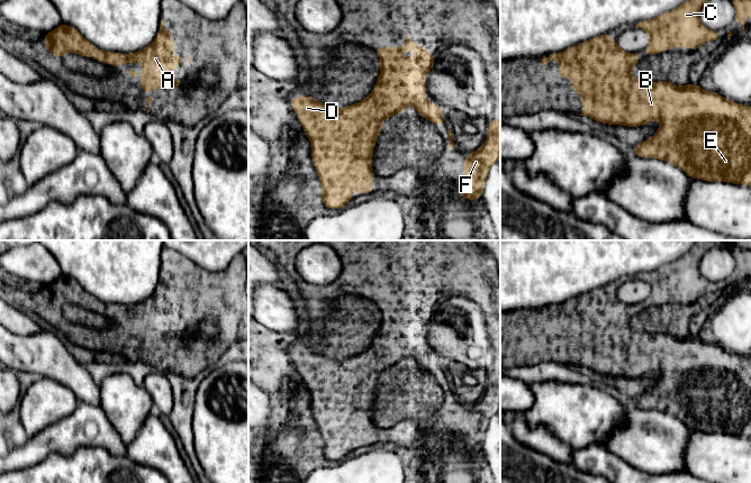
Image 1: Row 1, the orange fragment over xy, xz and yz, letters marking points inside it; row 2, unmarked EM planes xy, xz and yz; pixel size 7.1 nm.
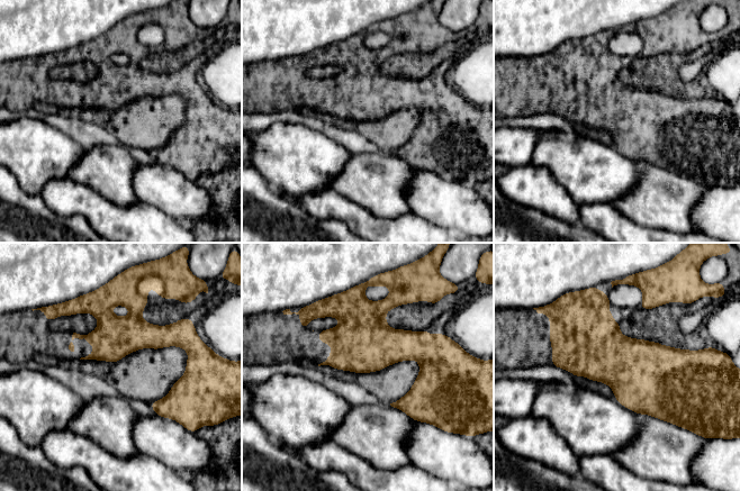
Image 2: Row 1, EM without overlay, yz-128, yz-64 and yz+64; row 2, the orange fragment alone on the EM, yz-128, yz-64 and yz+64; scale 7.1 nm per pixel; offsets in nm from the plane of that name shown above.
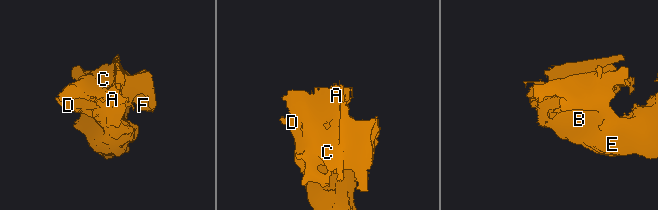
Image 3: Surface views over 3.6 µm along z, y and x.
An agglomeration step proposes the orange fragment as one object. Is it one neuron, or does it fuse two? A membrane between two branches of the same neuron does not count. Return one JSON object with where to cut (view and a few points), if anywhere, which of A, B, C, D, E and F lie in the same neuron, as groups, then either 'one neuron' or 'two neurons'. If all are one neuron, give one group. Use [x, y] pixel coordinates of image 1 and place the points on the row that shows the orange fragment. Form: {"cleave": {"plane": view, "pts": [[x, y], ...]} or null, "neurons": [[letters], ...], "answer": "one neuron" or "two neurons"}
{"cleave": null, "neurons": [["A", "B", "C", "D", "E", "F"]], "answer": "one neuron"}

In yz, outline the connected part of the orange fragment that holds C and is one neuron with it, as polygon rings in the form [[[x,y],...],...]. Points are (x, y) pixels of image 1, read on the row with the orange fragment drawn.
[[[687,0],[676,9],[653,19],[639,22],[635,28],[645,30],[651,39],[643,54],[660,54],[673,47],[698,49],[708,40],[720,42],[718,30],[708,30],[699,20],[706,0]]]

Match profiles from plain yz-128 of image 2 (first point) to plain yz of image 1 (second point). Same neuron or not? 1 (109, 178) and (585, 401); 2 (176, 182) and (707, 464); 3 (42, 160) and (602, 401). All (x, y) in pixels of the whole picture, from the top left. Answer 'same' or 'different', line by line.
1: different
2: same
3: same

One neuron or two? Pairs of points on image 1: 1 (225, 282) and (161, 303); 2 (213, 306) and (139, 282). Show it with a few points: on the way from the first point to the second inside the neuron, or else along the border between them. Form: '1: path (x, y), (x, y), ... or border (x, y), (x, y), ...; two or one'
1: path (209, 294), (187, 294), (177, 303); one
2: border (161, 261), (156, 288), (135, 303); two

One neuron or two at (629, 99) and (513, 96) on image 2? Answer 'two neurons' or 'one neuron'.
one neuron

